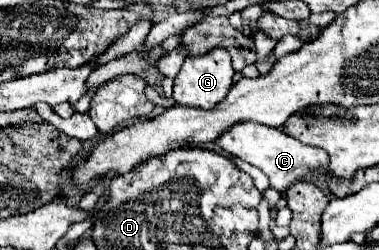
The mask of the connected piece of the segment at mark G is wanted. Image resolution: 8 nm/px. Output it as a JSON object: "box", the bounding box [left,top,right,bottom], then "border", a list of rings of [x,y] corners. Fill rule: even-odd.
{"box":[173,49,235,109],"border":[[[213,49],[211,53],[189,57],[189,59],[185,59],[179,75],[175,77],[173,99],[177,105],[183,105],[183,107],[211,109],[219,101],[223,101],[225,95],[229,93],[229,89],[233,85],[233,73],[235,73],[235,69],[231,65],[231,57],[229,57],[229,53],[225,53],[225,49]]]}

